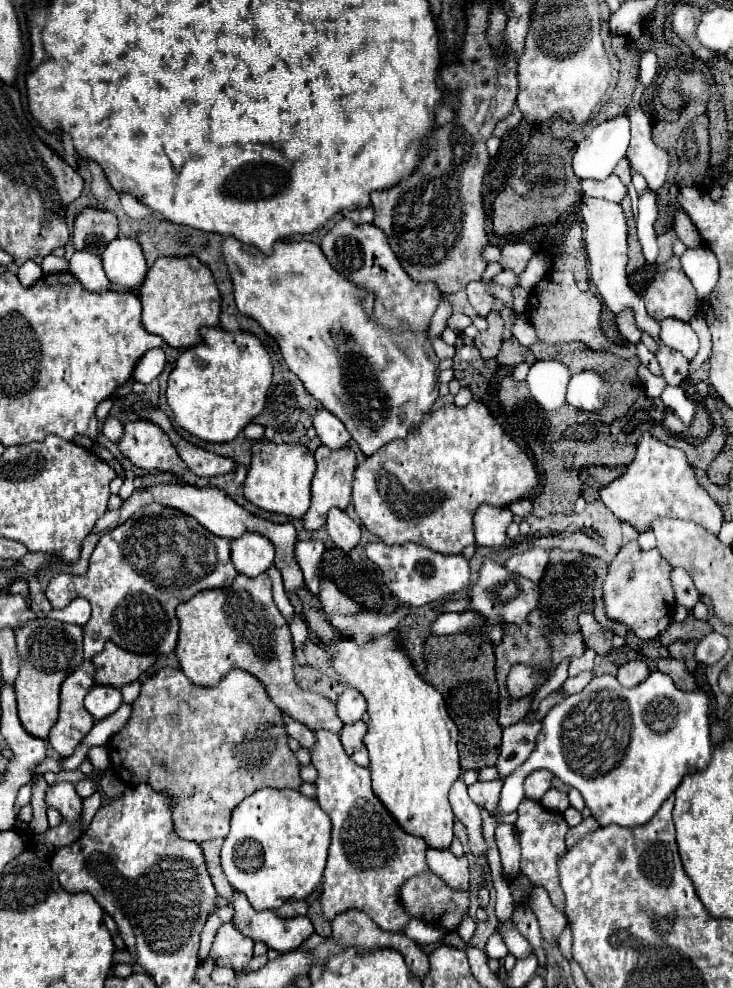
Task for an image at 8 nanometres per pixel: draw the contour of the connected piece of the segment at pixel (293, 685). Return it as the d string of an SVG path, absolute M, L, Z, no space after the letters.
M266 573L256 579L238 575L226 589L206 589L176 607L180 621L176 657L184 675L196 685L216 687L224 673L244 669L254 675L266 689L268 697L290 717L296 717L310 729L328 729L338 733L344 723L336 713L336 705L322 695L302 691L294 679L294 647L292 633L272 599L272 583Z

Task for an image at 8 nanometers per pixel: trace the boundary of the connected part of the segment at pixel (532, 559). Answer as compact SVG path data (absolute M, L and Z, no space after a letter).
M532 547L524 553L516 553L516 555L508 557L504 563L506 569L524 575L530 581L540 581L546 565L548 565L548 553L540 547Z

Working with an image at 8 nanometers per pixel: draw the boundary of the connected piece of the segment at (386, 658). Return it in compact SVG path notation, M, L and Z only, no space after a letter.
M326 577L320 587L320 609L310 609L306 619L328 647L336 647L336 673L348 687L358 689L368 703L370 721L368 733L364 735L364 745L370 753L374 795L382 801L390 815L396 817L396 823L404 829L404 833L422 837L432 849L448 849L454 839L454 813L448 803L448 791L460 777L460 761L458 729L448 717L444 699L416 673L408 655L398 645L394 631L370 641L364 647L358 647L350 639L338 637L330 625L330 615L358 613L364 611L364 607L340 593L338 587Z

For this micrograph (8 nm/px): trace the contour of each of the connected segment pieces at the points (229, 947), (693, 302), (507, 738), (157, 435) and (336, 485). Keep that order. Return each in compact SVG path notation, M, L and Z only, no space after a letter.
M224 923L214 937L214 945L210 949L210 959L220 967L230 967L234 971L242 971L248 967L248 963L252 959L252 949L254 949L252 939L244 937L230 923Z
M666 269L648 281L644 293L646 311L652 319L678 319L688 323L698 311L698 297L694 285L688 281L684 271Z
M540 721L536 723L516 723L510 727L504 727L504 737L502 737L502 753L498 757L496 769L498 775L504 779L506 775L512 773L518 765L522 765L524 759L532 753L536 745L536 737L540 733Z
M124 421L124 435L118 441L118 449L140 469L158 469L174 475L188 471L168 441L168 435L150 421Z
M320 445L314 457L316 457L318 469L316 469L314 483L312 483L312 505L302 517L306 531L320 529L326 523L326 513L332 507L346 507L350 503L352 479L354 479L354 469L356 469L356 457L354 457L354 451L350 447L340 449L340 451L332 451L326 445Z

